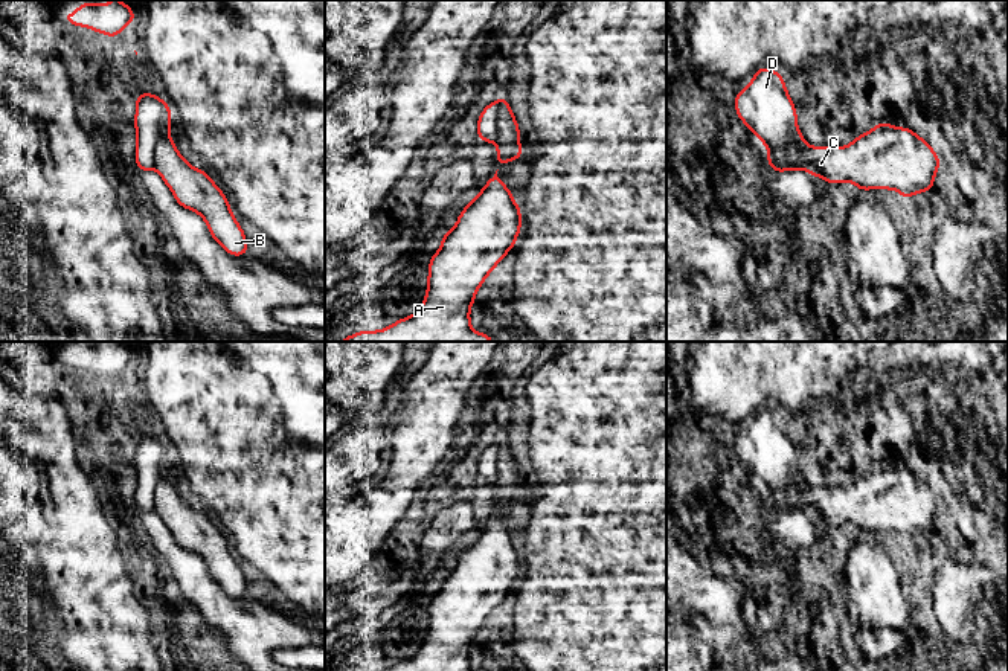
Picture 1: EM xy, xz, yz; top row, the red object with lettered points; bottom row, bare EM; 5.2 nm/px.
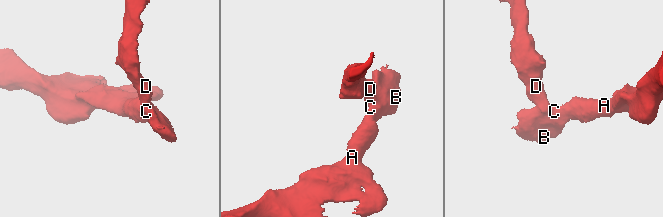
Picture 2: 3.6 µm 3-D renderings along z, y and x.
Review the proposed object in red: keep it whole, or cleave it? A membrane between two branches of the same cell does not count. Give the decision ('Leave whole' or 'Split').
Split

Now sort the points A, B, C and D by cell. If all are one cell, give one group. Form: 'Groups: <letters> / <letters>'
Groups: A B C / D

